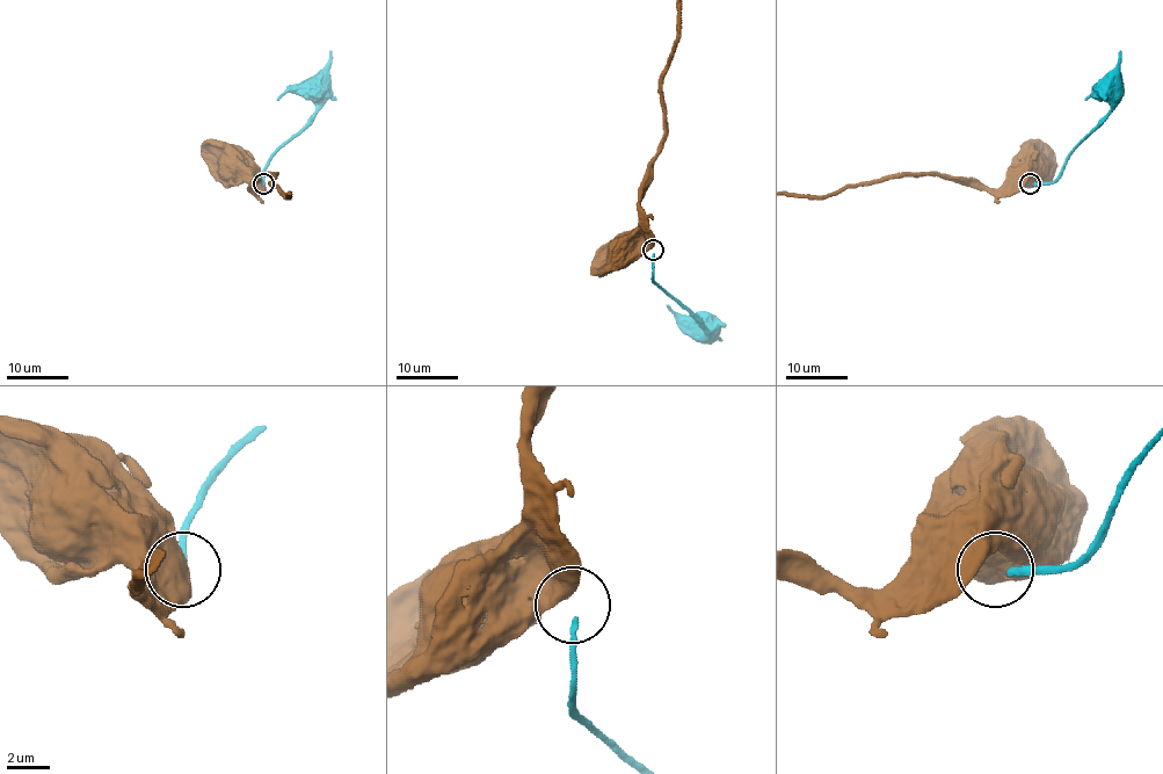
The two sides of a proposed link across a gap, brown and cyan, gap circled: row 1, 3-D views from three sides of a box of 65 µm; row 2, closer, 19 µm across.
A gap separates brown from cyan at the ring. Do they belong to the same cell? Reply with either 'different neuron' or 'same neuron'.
different neuron

